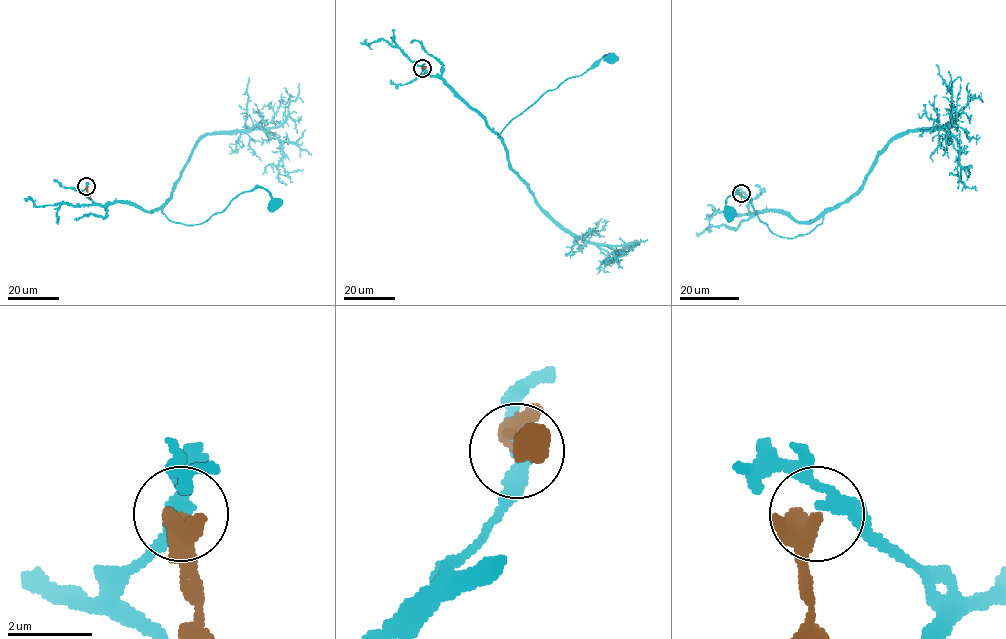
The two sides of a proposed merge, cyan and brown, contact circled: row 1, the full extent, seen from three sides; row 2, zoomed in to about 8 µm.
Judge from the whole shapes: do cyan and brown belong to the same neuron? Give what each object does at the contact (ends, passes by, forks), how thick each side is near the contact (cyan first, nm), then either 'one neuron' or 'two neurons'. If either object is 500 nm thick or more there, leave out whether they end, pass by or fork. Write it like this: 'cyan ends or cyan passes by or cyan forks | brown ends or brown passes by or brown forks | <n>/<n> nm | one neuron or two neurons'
cyan passes by | brown passes by | 260/320 nm | two neurons

